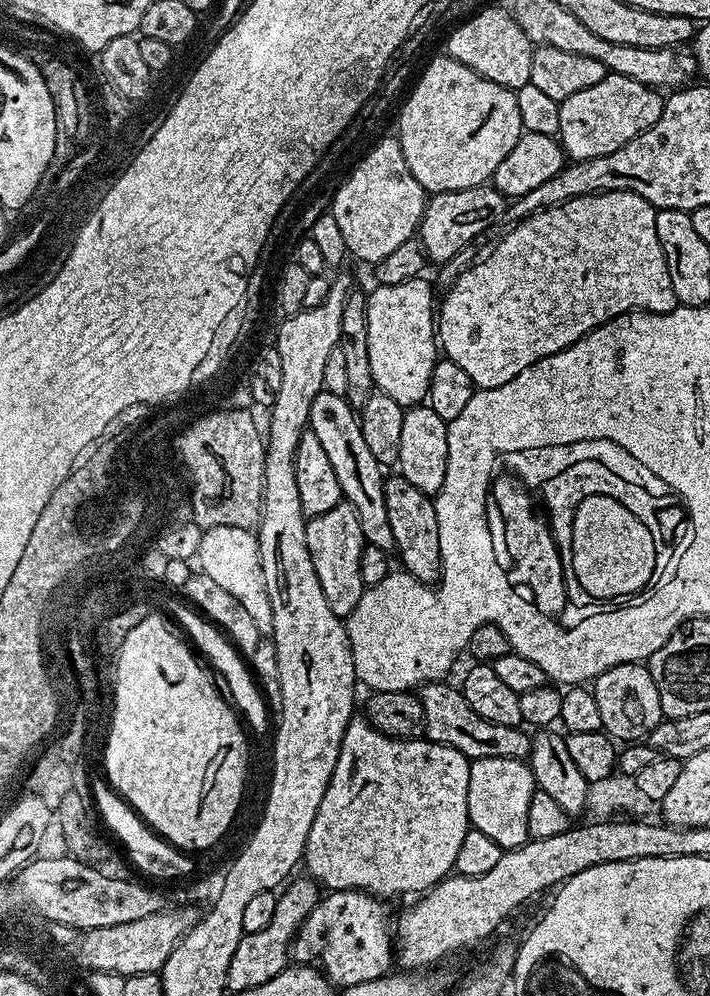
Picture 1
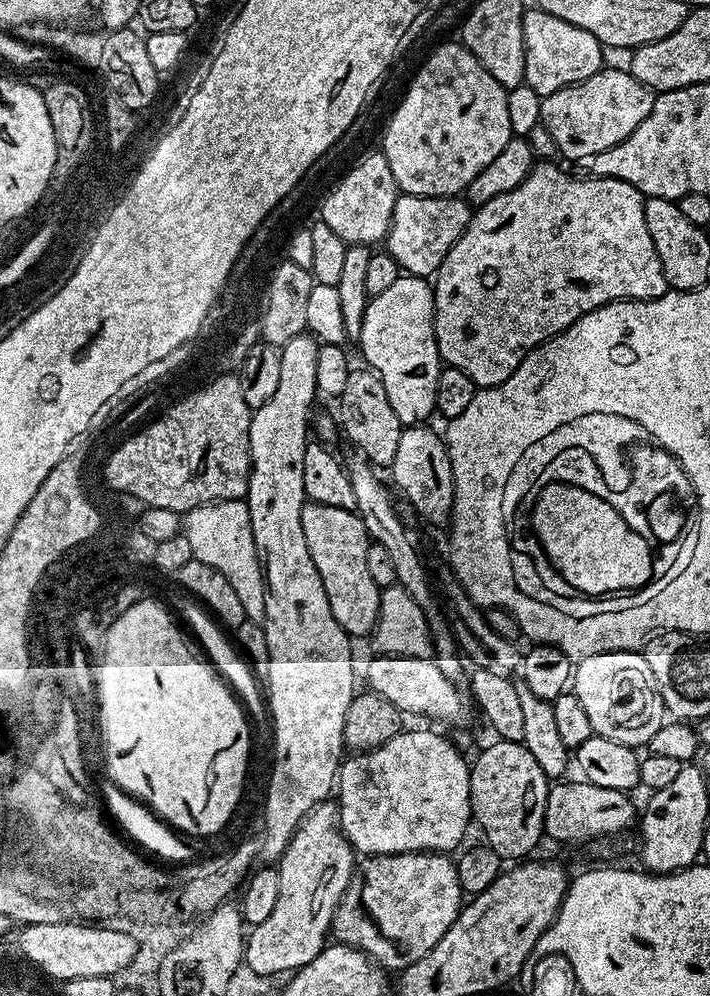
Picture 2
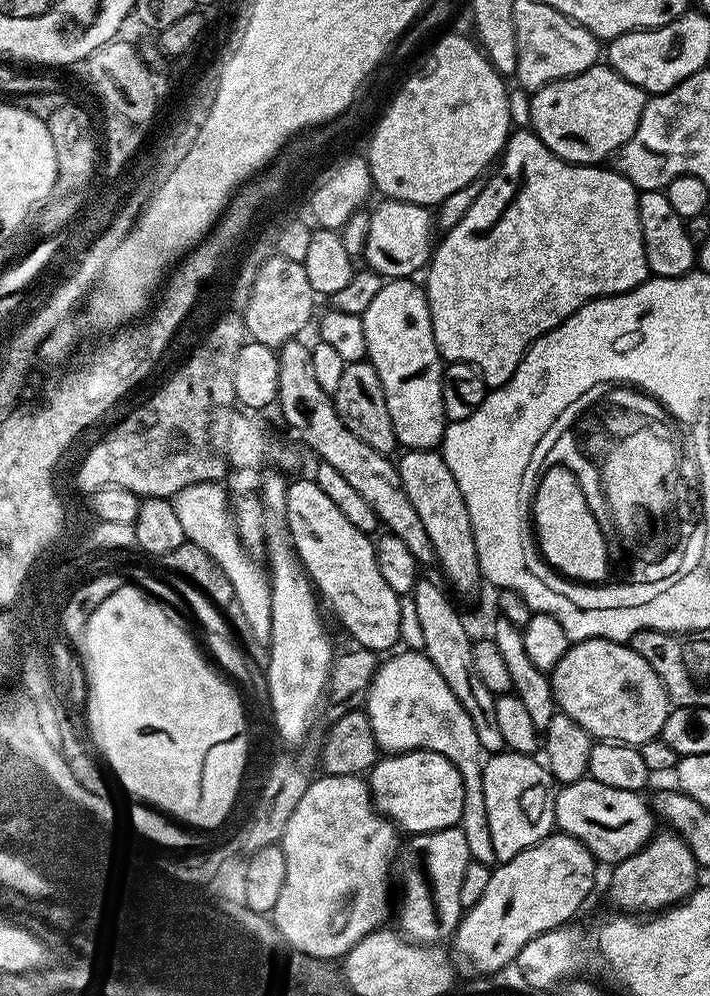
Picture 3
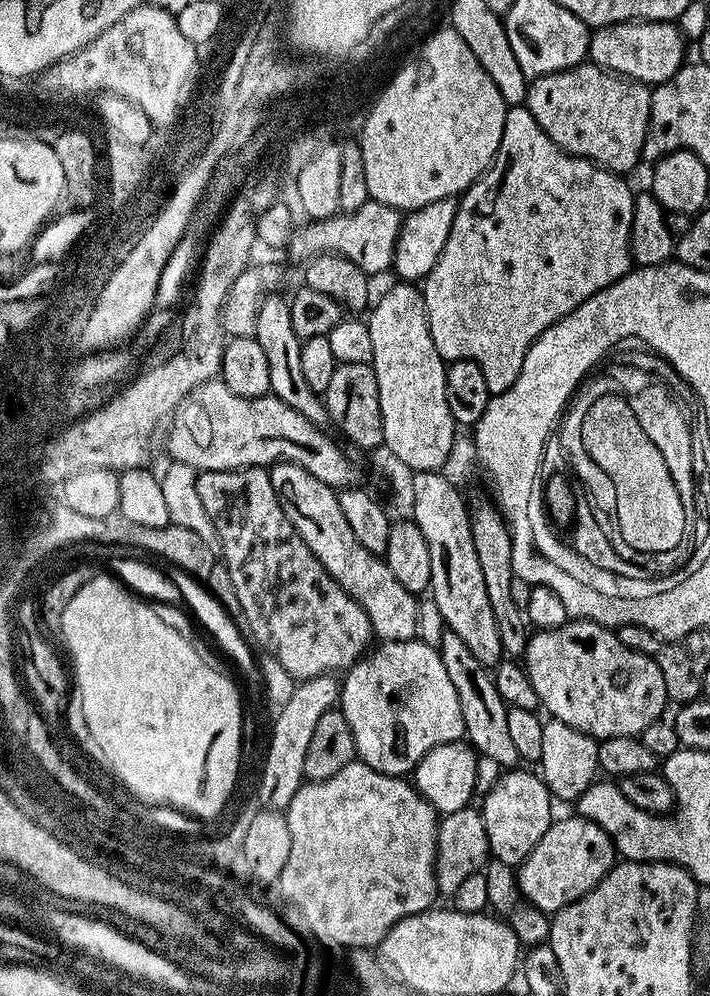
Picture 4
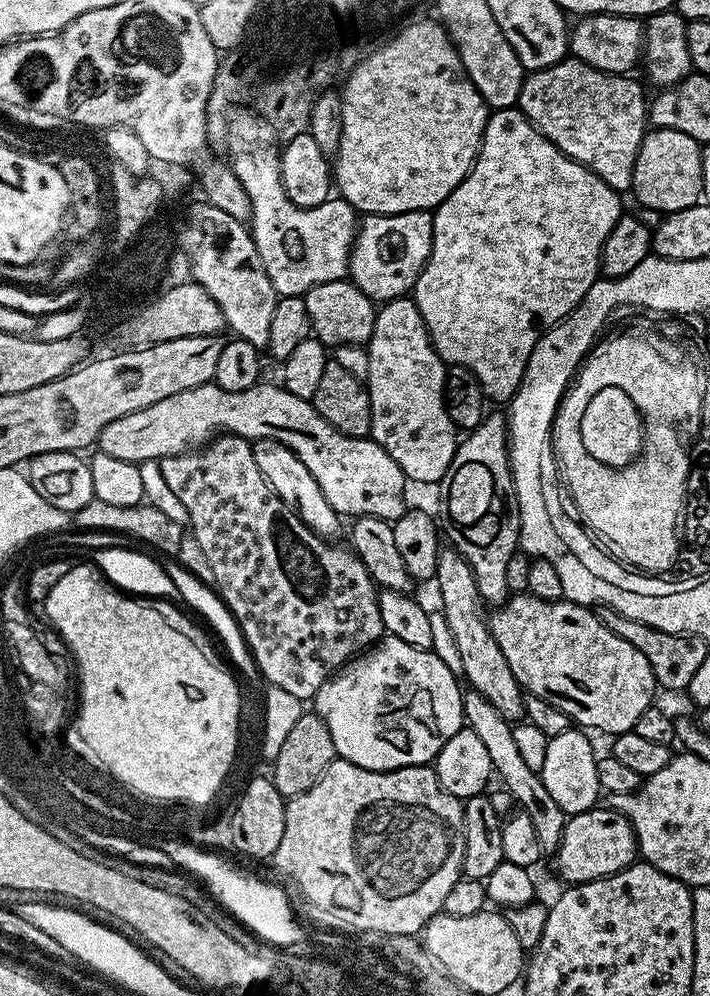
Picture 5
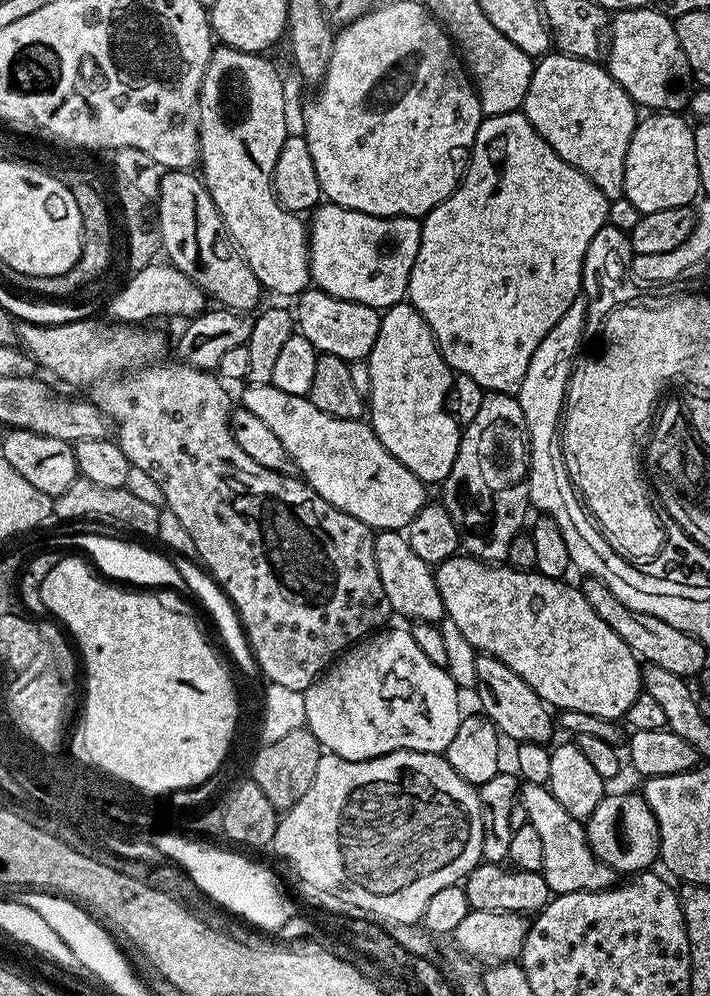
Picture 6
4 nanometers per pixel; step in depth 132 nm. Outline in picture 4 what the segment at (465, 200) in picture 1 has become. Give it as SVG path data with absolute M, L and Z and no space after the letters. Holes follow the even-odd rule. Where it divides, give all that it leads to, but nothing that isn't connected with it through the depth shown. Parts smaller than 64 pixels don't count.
M370 198L362 206L362 210L354 210L351 214L337 214L297 227L286 252L299 262L307 262L314 256L321 256L323 252L337 252L340 256L350 258L350 262L354 262L354 266L361 268L370 278L376 278L379 272L392 268L401 223L402 216L397 209Z

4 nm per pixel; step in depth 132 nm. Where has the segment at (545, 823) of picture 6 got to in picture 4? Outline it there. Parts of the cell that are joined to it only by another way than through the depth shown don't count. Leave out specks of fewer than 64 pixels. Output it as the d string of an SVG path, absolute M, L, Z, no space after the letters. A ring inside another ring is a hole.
M445 630L438 651L442 658L442 666L446 666L446 675L450 677L450 683L454 685L454 690L458 690L458 706L462 706L462 722L467 743L483 759L485 756L486 759L501 764L501 769L515 769L521 763L521 758L506 727L509 707L502 702L494 686L492 672L482 662L478 662L474 654L470 654L466 642L462 642L462 638L458 638L458 634L453 632Z

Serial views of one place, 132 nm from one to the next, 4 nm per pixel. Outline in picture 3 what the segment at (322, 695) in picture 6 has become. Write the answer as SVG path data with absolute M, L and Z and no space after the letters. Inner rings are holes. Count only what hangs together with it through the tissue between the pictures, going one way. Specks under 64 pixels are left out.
M403 650L389 655L388 660L379 665L372 678L368 690L366 711L370 718L370 726L374 726L374 738L381 753L395 754L413 752L425 748L431 752L441 752L458 770L462 782L466 786L479 786L484 773L486 753L482 742L478 742L478 734L474 734L474 722L470 722L470 714L462 710L462 702L454 698L454 690L446 686L446 678L438 674L434 662L420 650Z

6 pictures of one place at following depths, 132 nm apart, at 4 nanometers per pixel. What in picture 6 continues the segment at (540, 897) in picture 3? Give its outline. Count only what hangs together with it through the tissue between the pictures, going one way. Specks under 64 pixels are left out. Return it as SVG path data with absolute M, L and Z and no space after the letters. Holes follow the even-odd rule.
M639 791L605 795L598 806L594 806L594 814L588 816L586 831L594 854L617 874L639 874L657 863L660 855L658 822Z

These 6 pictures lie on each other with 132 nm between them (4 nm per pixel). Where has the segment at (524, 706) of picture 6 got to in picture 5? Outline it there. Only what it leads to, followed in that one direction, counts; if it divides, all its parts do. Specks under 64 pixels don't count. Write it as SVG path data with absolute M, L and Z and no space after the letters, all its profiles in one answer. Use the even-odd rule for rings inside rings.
M451 546L440 549L438 566L434 584L440 587L440 604L450 633L454 636L455 645L462 658L463 679L469 680L471 691L481 692L508 721L516 722L524 716L524 697L520 684L514 678L514 670L510 670L502 650L498 650L498 642L494 642L494 634L488 628L486 605L480 595L474 574L460 553Z

